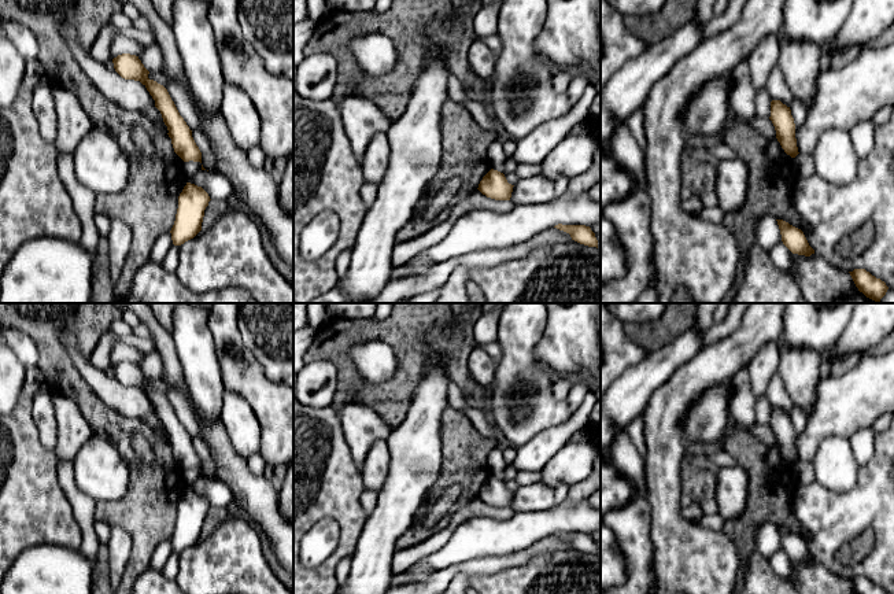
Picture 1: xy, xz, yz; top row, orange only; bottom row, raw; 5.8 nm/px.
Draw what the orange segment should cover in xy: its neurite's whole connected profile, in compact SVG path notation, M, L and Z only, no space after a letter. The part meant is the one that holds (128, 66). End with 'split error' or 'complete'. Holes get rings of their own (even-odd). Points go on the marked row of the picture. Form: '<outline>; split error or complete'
M122 54L114 58L112 63L115 71L122 78L140 81L147 88L155 100L155 107L160 111L163 122L167 126L167 134L171 139L174 152L184 162L193 161L202 163L202 152L192 137L192 130L180 115L167 89L148 78L149 71L144 67L138 56Z; complete

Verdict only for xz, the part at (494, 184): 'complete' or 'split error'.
complete

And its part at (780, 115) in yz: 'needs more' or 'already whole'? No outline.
already whole

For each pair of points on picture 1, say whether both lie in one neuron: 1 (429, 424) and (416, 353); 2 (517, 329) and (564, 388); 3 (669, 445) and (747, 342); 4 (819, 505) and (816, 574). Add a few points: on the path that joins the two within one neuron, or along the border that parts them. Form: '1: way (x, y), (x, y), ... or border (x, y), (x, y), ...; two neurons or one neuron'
1: border (428, 349), (425, 373), (414, 393), (409, 410); two neurons
2: border (553, 383), (553, 395), (564, 401); two neurons
3: way (669, 416), (669, 408), (712, 365), (719, 362); one neuron
4: border (815, 559), (832, 572), (845, 576); two neurons

